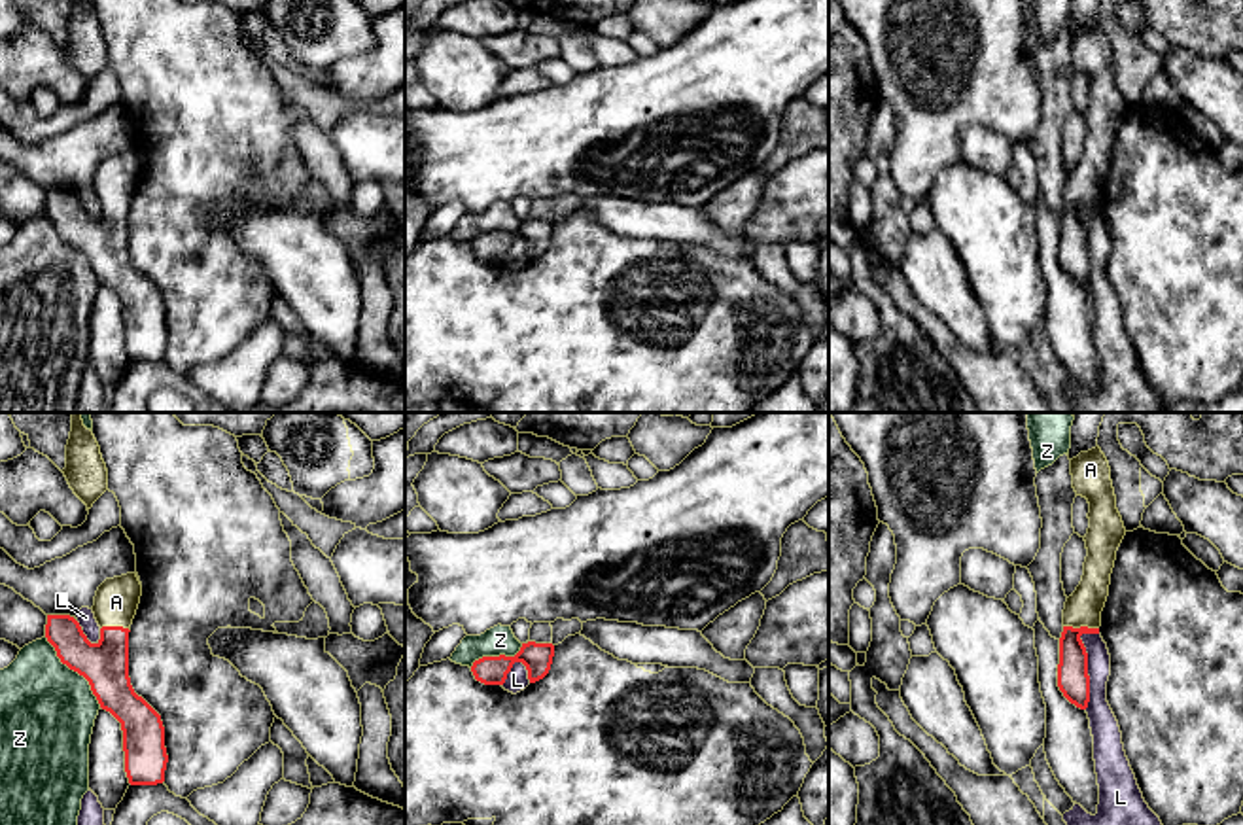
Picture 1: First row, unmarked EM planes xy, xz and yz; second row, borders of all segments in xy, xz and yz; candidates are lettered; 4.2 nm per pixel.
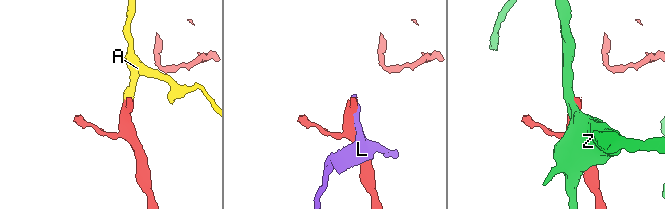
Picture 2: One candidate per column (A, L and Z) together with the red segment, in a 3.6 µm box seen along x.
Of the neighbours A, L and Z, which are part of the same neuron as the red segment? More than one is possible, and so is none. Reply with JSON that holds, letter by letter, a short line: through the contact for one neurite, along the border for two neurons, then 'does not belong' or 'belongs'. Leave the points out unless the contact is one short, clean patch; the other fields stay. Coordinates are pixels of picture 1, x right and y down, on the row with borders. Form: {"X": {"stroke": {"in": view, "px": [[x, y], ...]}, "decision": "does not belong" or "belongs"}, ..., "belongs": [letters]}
{"A": {"stroke": {"in": "yz", "px": [[1073, 680], [1073, 634], [1081, 627], [1085, 606]]}, "decision": "belongs"}, "L": {"decision": "does not belong"}, "Z": {"decision": "does not belong"}, "belongs": ["A"]}

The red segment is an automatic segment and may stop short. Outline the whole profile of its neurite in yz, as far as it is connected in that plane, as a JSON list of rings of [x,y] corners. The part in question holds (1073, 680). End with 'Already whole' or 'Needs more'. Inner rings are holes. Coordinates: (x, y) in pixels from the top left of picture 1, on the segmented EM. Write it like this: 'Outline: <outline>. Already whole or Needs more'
Outline: [[[1099,447],[1071,460],[1073,488],[1090,503],[1090,528],[1084,537],[1088,556],[1084,575],[1063,609],[1059,638],[1058,687],[1080,710],[1090,702],[1088,653],[1082,634],[1099,634],[1101,611],[1111,585],[1116,551],[1126,535],[1111,467]]]. Needs more

